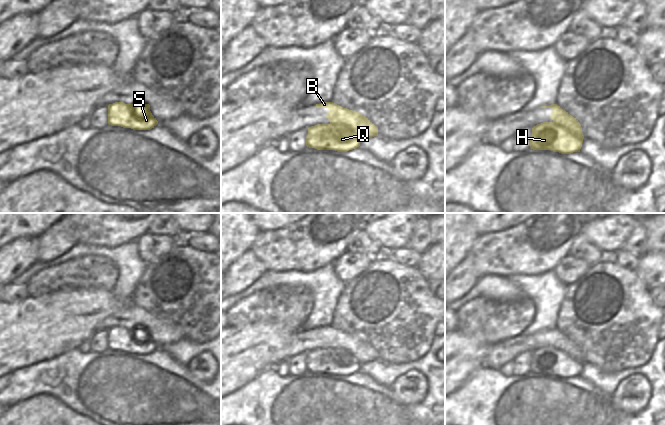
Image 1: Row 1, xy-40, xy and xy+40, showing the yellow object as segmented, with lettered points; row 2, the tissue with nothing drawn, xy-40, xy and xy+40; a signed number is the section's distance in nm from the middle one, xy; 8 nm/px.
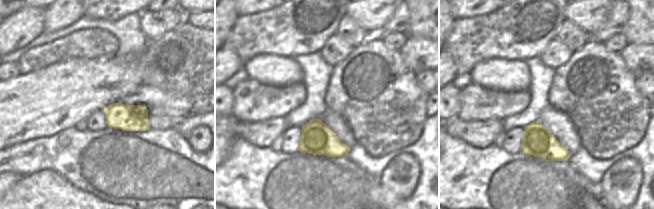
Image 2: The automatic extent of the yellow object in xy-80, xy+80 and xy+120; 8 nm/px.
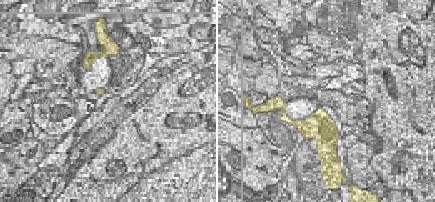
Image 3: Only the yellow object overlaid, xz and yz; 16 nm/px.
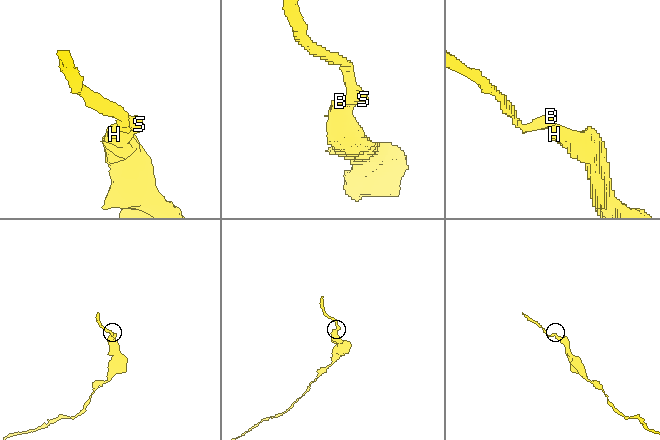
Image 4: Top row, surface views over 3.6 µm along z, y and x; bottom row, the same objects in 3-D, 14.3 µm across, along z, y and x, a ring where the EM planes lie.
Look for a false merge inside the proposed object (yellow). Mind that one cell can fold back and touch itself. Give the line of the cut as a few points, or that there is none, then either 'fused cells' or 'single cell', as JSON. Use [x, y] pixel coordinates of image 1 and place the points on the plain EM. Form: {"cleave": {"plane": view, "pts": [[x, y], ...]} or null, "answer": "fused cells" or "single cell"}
{"cleave": null, "answer": "single cell"}

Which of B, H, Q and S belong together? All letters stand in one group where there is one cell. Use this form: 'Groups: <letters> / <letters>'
Groups: B H Q S.

